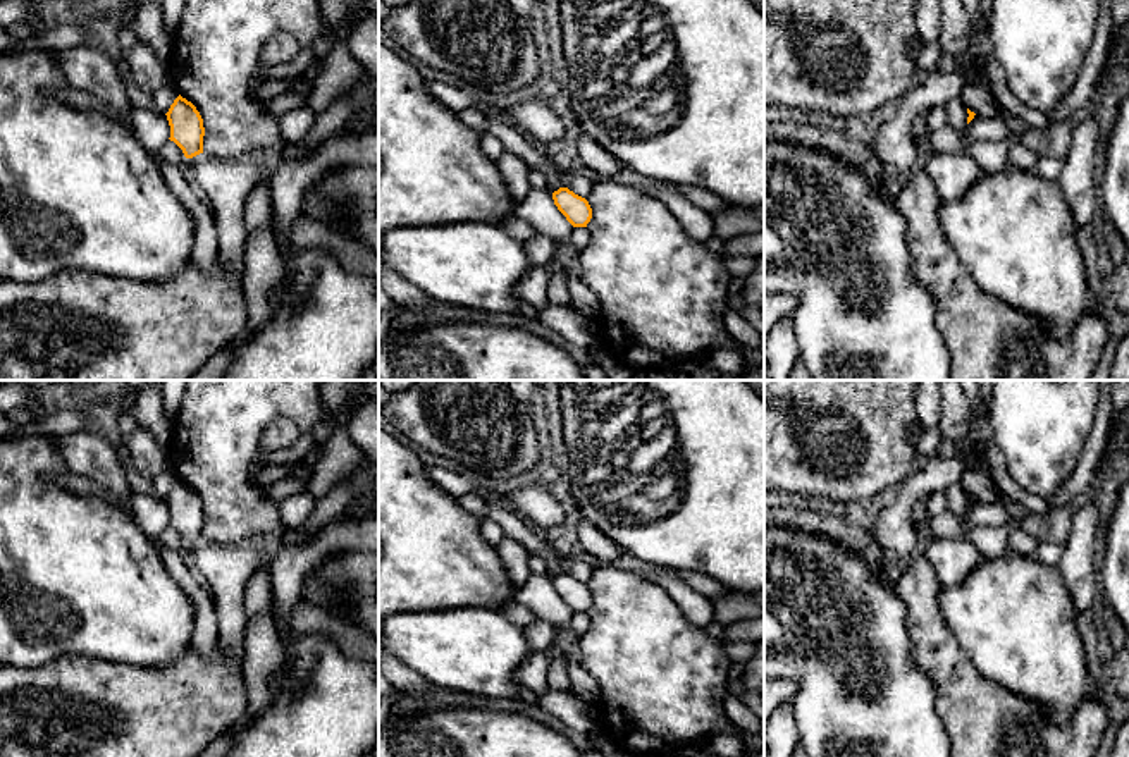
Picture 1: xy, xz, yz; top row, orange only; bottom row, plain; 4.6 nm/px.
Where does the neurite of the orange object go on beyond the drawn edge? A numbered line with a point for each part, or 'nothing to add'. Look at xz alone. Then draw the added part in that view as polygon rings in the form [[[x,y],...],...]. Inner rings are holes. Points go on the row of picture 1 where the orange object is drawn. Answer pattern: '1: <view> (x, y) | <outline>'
nothing to add

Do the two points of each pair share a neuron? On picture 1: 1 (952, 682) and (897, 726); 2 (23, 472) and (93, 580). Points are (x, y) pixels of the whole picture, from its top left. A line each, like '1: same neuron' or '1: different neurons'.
1: different neurons
2: same neuron

